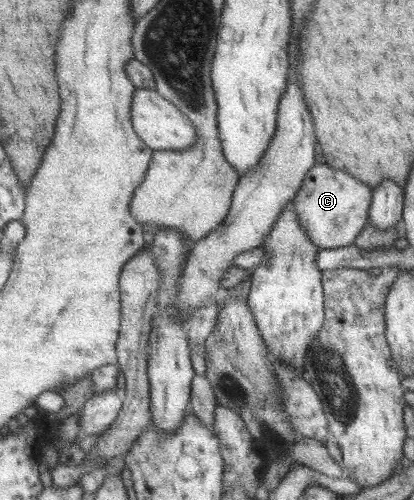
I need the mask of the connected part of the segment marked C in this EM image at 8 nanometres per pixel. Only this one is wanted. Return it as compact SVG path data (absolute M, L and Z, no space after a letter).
M314 164L293 198L298 222L306 231L310 243L318 249L353 245L358 234L369 224L368 211L373 190L374 188L360 182L344 170L334 170L327 164Z

